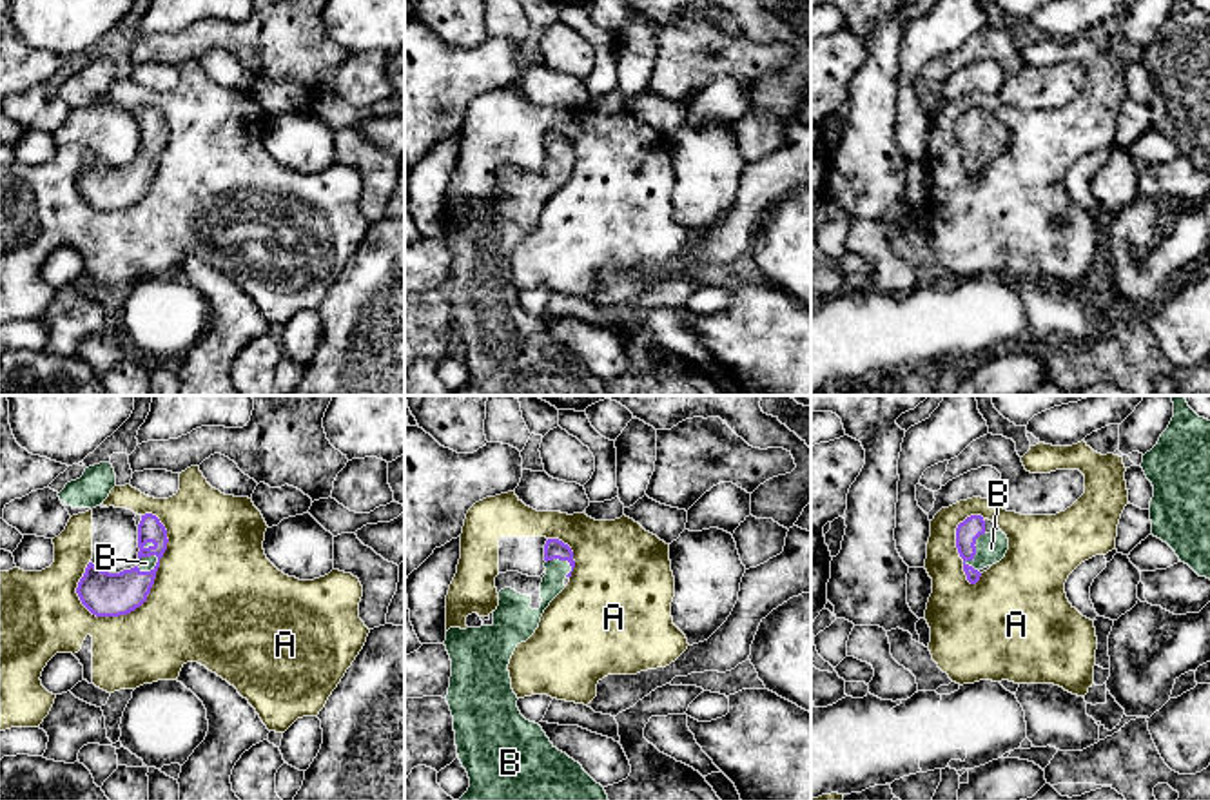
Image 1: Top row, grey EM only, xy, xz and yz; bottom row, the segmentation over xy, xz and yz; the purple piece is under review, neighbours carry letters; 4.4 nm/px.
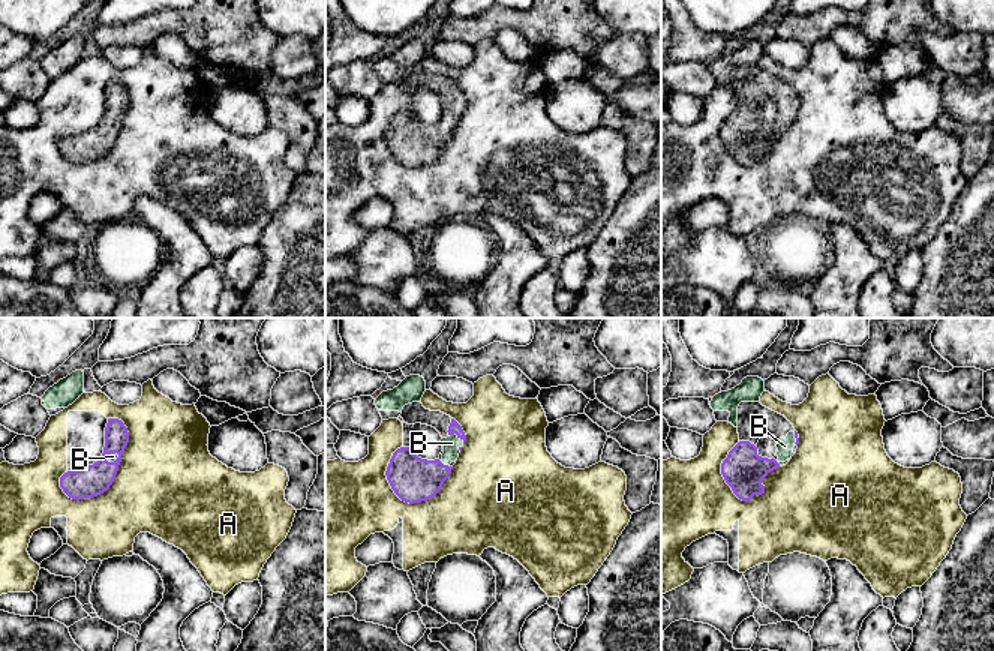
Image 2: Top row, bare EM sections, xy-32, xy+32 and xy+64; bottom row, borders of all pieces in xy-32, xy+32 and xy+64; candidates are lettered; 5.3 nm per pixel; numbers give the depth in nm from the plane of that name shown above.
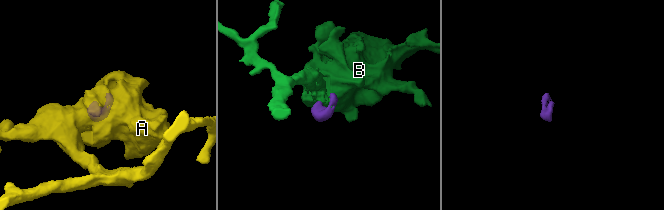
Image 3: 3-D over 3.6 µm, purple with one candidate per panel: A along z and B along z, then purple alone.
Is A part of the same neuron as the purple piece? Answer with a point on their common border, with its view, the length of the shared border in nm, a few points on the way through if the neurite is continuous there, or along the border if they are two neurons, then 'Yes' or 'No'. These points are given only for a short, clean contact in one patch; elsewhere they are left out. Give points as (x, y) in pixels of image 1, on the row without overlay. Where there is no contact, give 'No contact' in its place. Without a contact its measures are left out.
Touches purple at xy (153, 176). Shared border 550 nm. No

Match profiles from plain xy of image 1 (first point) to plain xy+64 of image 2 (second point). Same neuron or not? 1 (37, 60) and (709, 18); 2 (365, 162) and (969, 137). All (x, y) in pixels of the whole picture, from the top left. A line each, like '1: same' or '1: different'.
1: different
2: same

